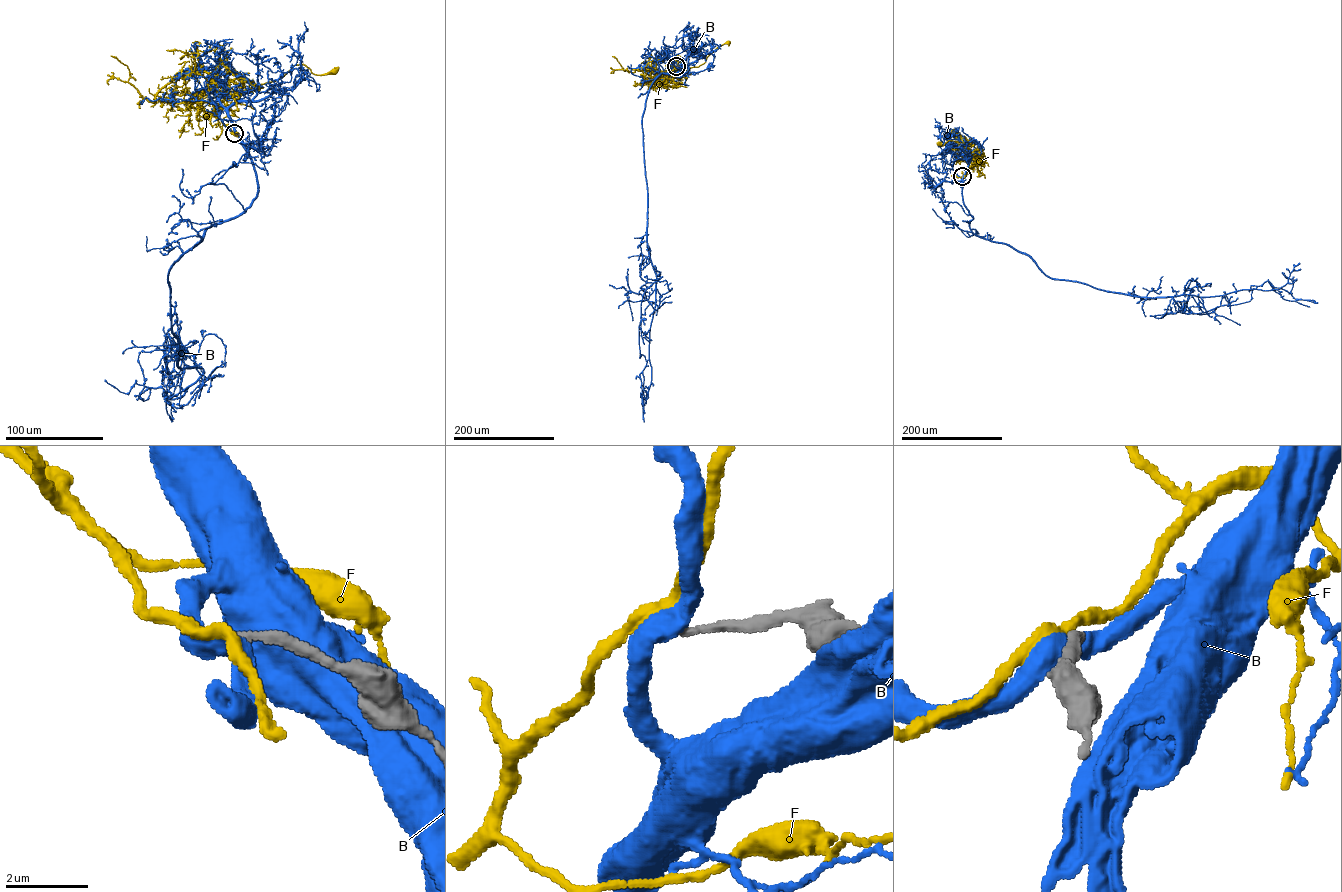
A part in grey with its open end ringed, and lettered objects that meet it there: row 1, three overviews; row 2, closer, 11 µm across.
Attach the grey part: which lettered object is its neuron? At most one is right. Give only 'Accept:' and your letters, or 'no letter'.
Accept: no letter

